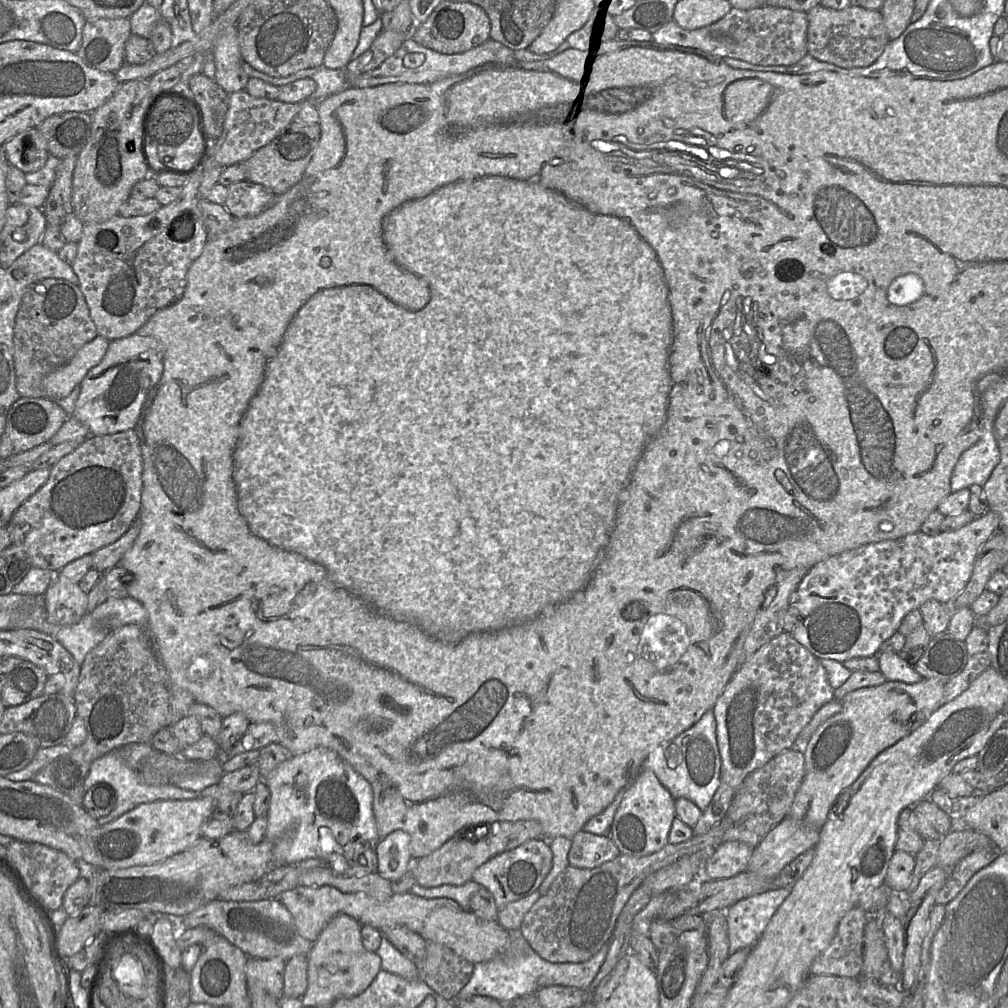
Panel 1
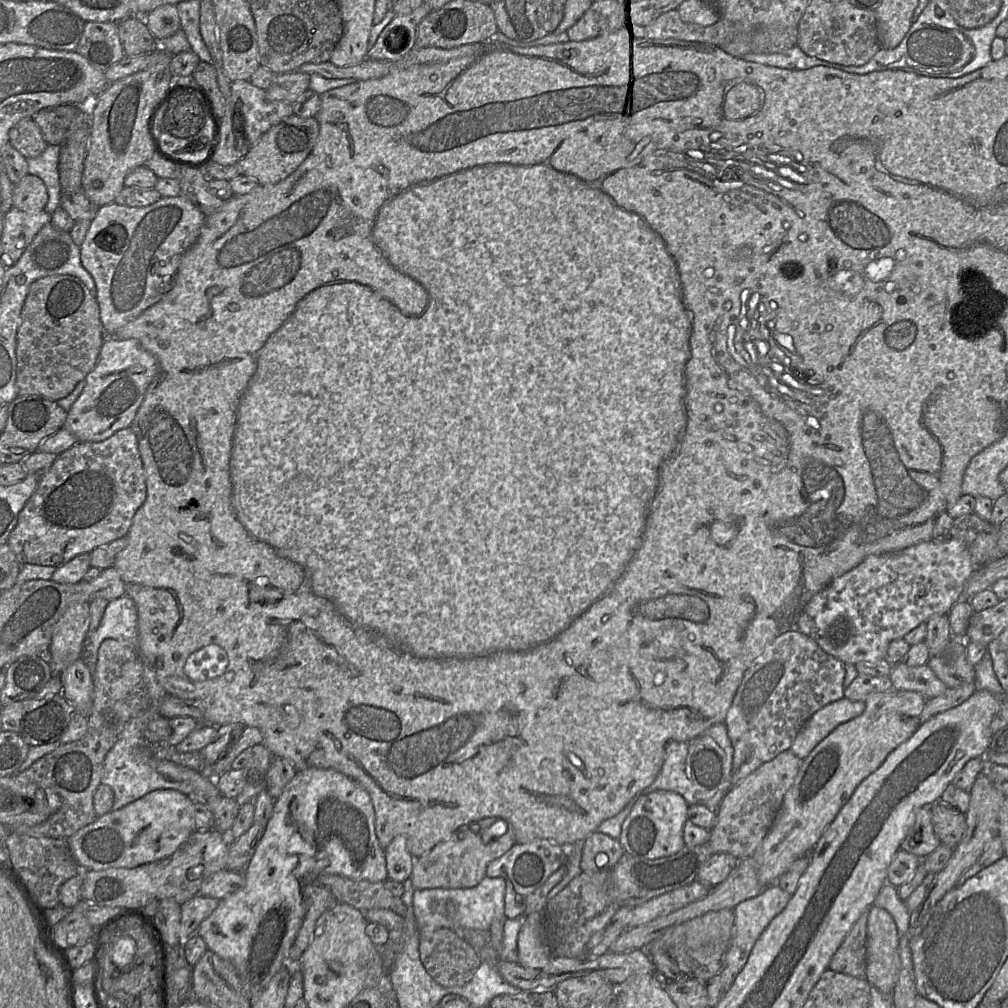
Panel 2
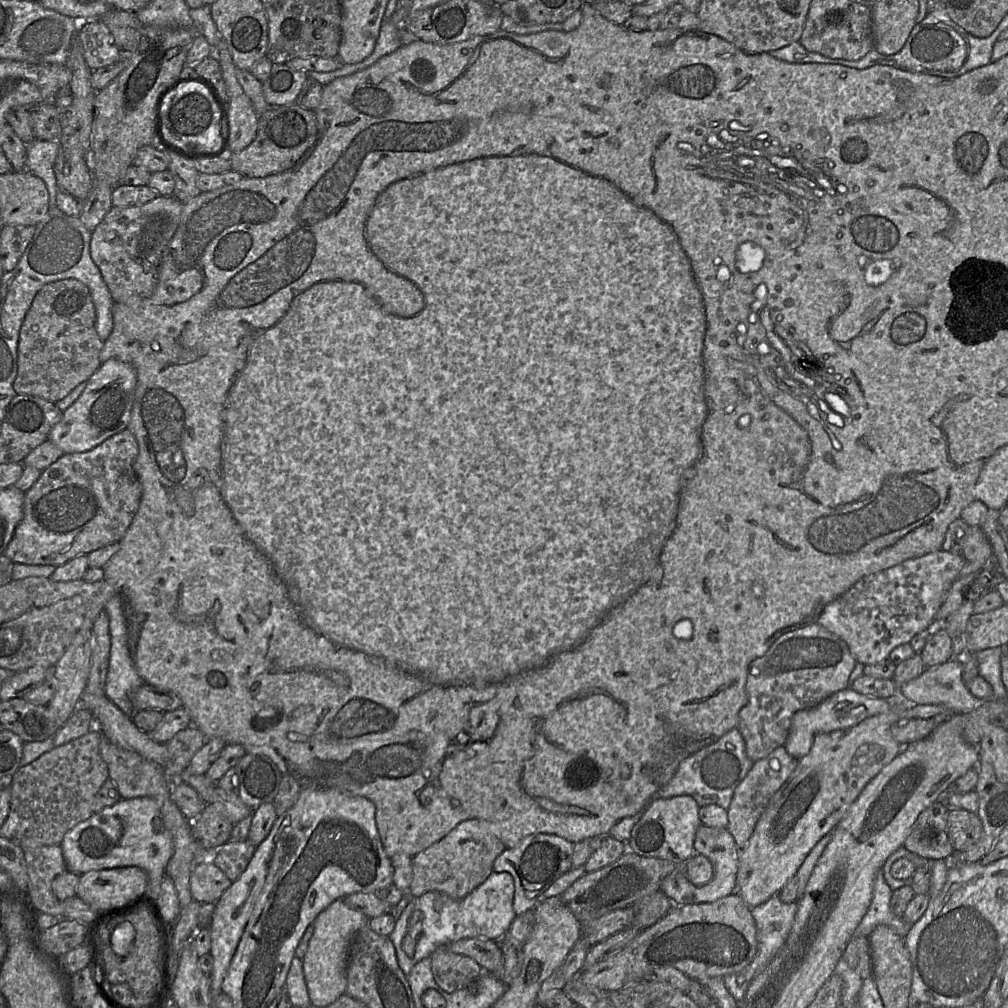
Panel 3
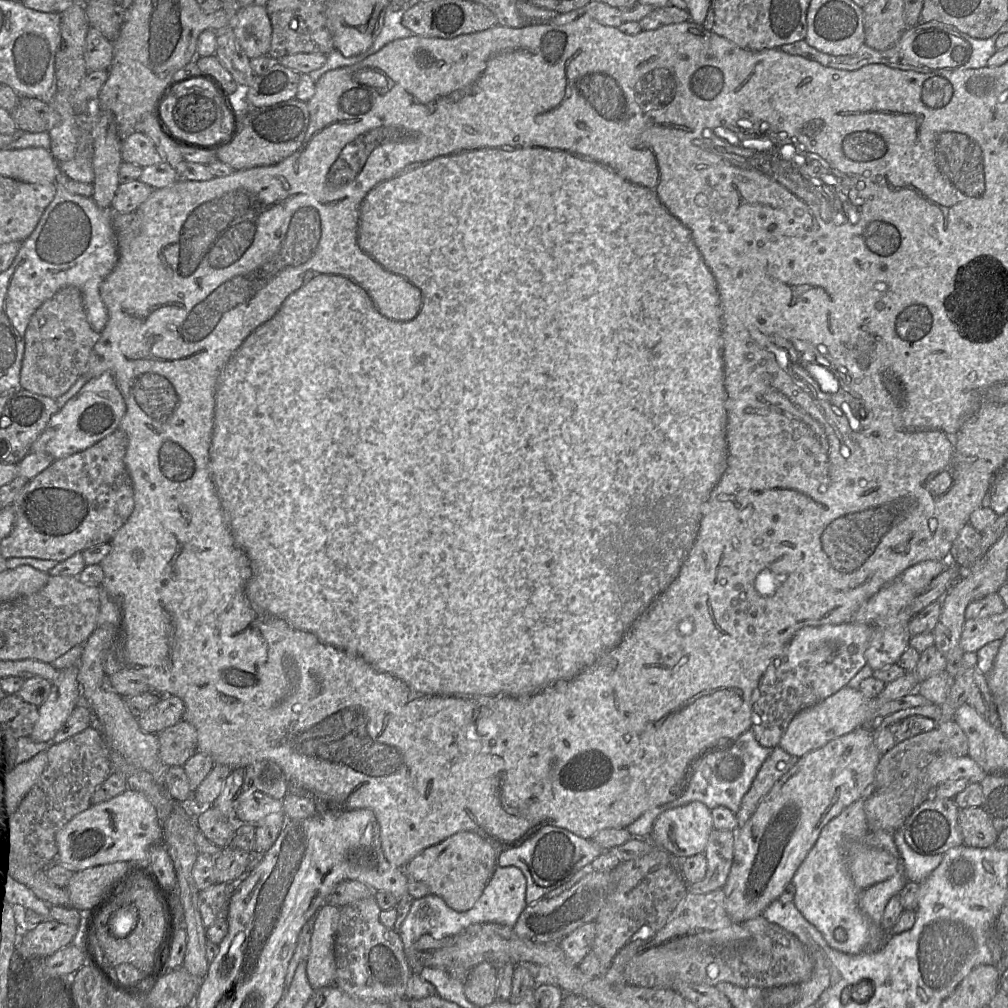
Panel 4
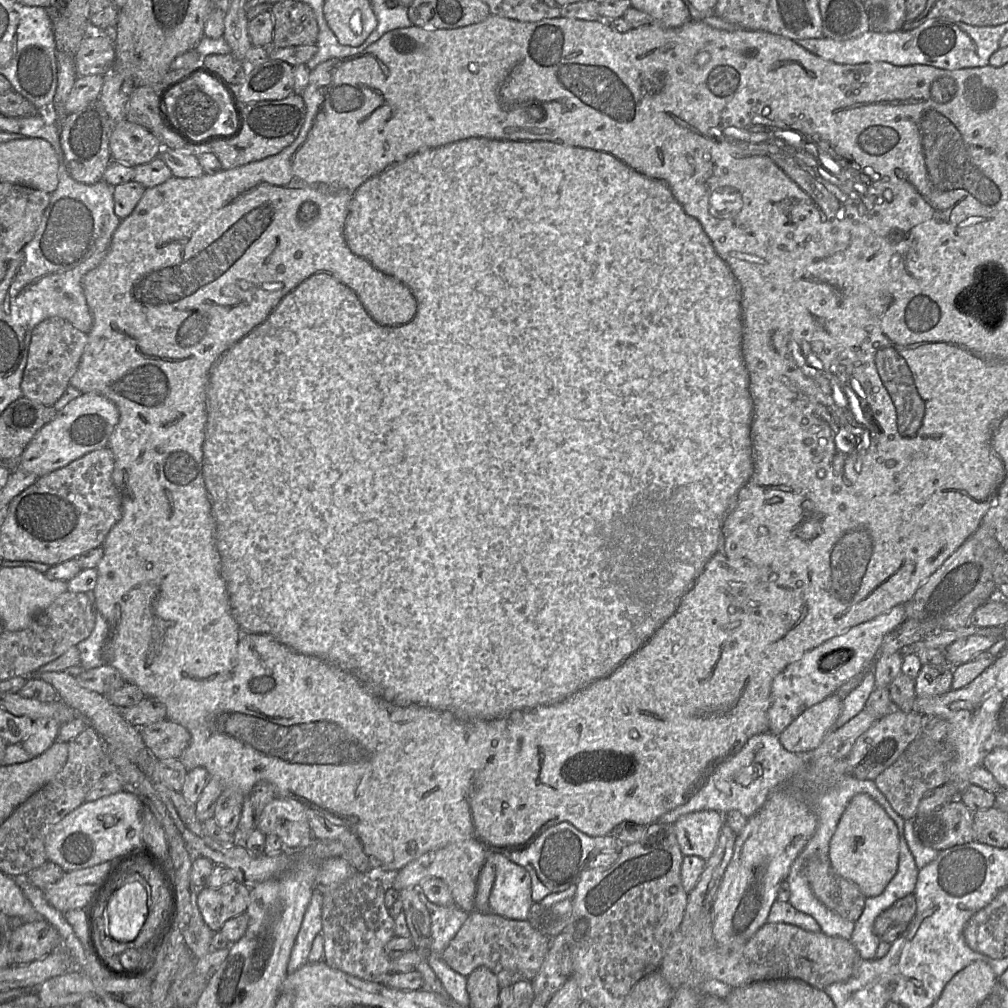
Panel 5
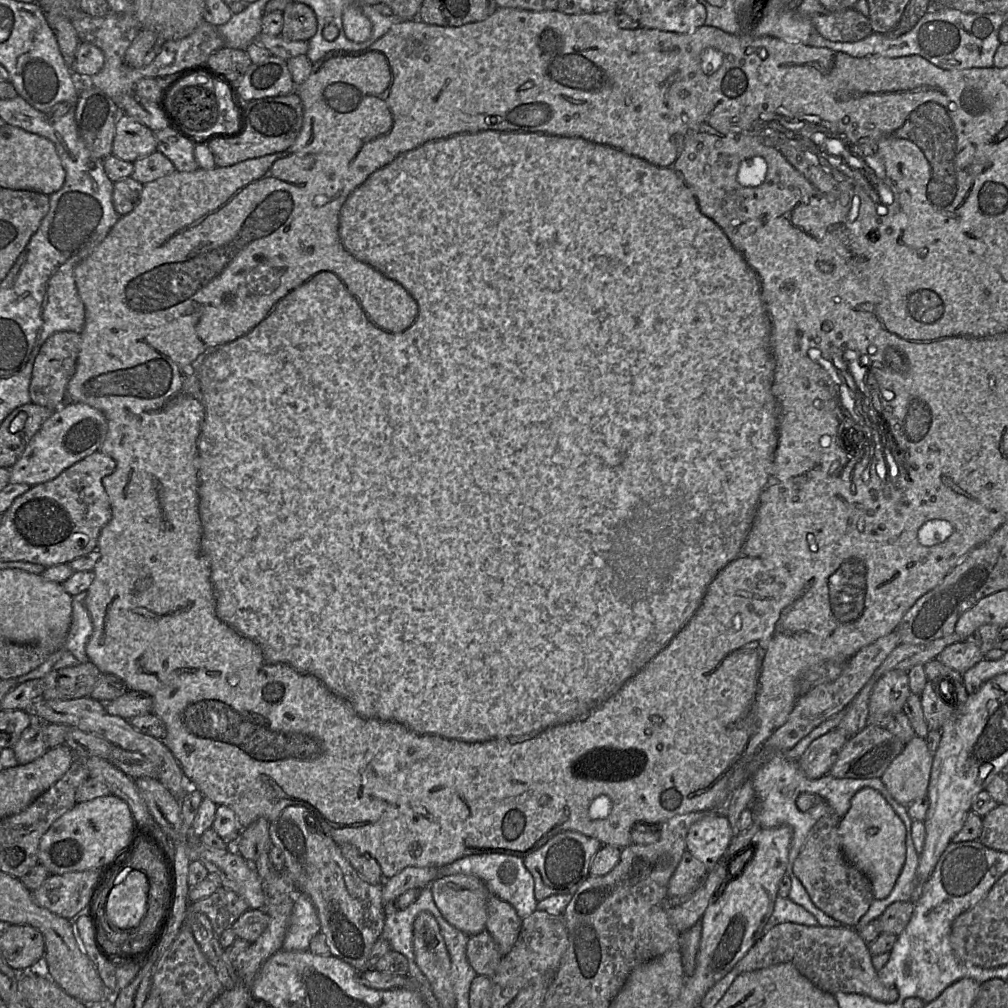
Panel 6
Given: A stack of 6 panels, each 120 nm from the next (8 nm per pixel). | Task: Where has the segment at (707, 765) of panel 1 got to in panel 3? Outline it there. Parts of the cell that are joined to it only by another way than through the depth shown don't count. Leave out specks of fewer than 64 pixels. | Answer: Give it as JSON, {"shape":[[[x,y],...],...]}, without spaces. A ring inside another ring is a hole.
{"shape":[[[734,728],[711,745],[684,759],[673,778],[653,795],[652,800],[688,795],[693,797],[700,807],[713,804],[727,810],[736,787],[746,777],[753,764],[746,754],[743,736]]]}

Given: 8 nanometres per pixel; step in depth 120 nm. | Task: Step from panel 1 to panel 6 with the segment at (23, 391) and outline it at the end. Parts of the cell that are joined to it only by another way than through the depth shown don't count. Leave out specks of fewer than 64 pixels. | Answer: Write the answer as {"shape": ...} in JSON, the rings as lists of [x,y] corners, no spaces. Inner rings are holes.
{"shape":[[[60,331],[52,334],[41,346],[37,354],[29,385],[32,403],[56,410],[66,399],[66,390],[75,369],[80,351],[81,335],[72,331]]]}

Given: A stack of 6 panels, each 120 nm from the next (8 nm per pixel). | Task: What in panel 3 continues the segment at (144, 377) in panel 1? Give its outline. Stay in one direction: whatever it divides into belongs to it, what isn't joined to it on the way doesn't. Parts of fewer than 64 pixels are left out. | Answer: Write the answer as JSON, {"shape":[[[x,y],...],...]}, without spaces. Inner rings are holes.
{"shape":[[[109,359],[89,377],[80,396],[62,413],[48,440],[64,454],[88,451],[127,428],[137,383],[135,369],[118,359]]]}

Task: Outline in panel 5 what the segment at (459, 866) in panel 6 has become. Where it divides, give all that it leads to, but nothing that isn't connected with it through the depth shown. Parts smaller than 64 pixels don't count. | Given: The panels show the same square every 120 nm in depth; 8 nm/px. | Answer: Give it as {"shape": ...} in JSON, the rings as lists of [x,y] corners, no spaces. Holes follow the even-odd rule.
{"shape":[[[489,852],[486,859],[495,869],[495,879],[489,895],[489,913],[511,920],[527,919],[534,903],[529,873],[502,853]]]}

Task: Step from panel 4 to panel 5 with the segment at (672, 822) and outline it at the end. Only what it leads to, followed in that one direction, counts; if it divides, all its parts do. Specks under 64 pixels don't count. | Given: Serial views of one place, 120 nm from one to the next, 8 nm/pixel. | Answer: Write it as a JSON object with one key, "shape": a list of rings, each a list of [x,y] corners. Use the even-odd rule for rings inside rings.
{"shape":[[[703,810],[679,817],[674,831],[684,856],[696,855],[705,861],[713,854],[725,826],[723,815],[715,810]]]}

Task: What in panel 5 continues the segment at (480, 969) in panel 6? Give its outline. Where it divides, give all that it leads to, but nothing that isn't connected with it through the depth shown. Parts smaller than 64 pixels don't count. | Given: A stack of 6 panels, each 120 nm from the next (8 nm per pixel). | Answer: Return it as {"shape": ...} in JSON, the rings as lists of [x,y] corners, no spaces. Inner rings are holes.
{"shape":[[[472,911],[442,952],[441,958],[452,970],[466,977],[477,967],[485,966],[496,975],[501,988],[522,980],[532,981],[549,951],[552,939],[533,929],[526,921]]]}

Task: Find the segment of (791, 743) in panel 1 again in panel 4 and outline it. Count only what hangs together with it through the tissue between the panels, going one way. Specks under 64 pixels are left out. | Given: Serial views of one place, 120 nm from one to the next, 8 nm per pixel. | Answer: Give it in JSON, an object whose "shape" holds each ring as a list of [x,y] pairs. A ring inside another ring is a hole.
{"shape":[[[846,622],[805,627],[798,631],[783,653],[763,674],[752,705],[752,732],[759,744],[774,749],[792,719],[802,710],[818,704],[840,689],[866,665],[865,651],[874,628]]]}

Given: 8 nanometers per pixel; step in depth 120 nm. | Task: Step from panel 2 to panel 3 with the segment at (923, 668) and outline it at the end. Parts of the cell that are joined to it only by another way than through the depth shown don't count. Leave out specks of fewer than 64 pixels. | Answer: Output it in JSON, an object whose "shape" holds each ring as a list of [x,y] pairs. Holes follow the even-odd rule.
{"shape":[[[952,658],[945,663],[926,668],[921,675],[917,678],[914,678],[906,683],[904,683],[897,692],[897,695],[894,698],[884,698],[890,699],[896,703],[896,705],[903,704],[942,704],[948,707],[953,714],[967,714],[972,712],[978,705],[979,701],[973,696],[973,694],[966,687],[962,679],[963,675],[963,663],[962,658]]]}

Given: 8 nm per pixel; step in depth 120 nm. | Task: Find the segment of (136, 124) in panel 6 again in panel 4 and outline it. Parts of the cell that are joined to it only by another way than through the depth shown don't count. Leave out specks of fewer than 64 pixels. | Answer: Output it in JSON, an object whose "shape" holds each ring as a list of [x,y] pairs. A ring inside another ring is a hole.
{"shape":[[[135,131],[121,142],[122,161],[141,168],[163,161],[162,154],[153,141],[142,132]]]}

